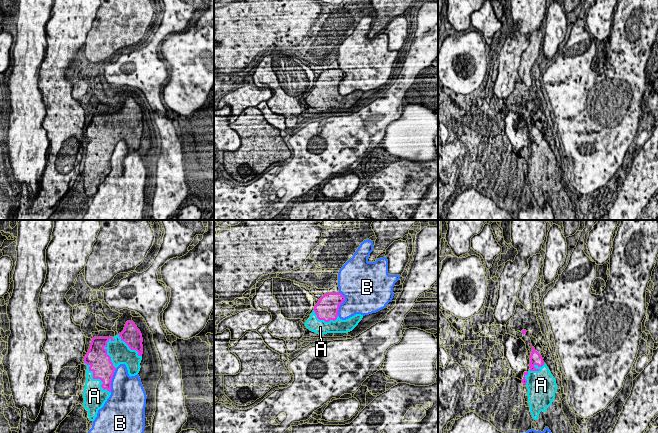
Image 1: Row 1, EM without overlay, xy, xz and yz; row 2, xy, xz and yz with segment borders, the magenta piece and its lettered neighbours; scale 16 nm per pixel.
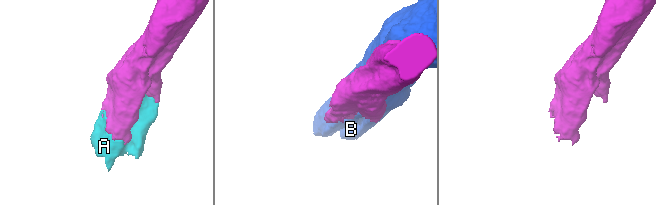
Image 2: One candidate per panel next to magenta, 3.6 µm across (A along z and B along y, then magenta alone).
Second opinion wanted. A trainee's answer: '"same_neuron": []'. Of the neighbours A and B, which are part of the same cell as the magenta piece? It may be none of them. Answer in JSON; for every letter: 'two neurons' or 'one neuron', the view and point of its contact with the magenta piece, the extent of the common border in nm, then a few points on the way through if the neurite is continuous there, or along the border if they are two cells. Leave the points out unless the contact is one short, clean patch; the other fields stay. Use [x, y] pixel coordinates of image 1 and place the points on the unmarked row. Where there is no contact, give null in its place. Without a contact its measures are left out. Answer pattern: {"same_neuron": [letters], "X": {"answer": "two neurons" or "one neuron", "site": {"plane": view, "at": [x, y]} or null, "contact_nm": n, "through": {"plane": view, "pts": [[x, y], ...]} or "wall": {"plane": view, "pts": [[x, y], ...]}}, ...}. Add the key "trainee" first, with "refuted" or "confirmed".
{"trainee": "refuted", "same_neuron": ["A"], "A": {"answer": "one neuron", "site": {"plane": "xy", "at": [96, 154]}, "contact_nm": 650}, "B": {"answer": "two neurons", "site": {"plane": "xz", "at": [341, 79]}, "contact_nm": 380}}

